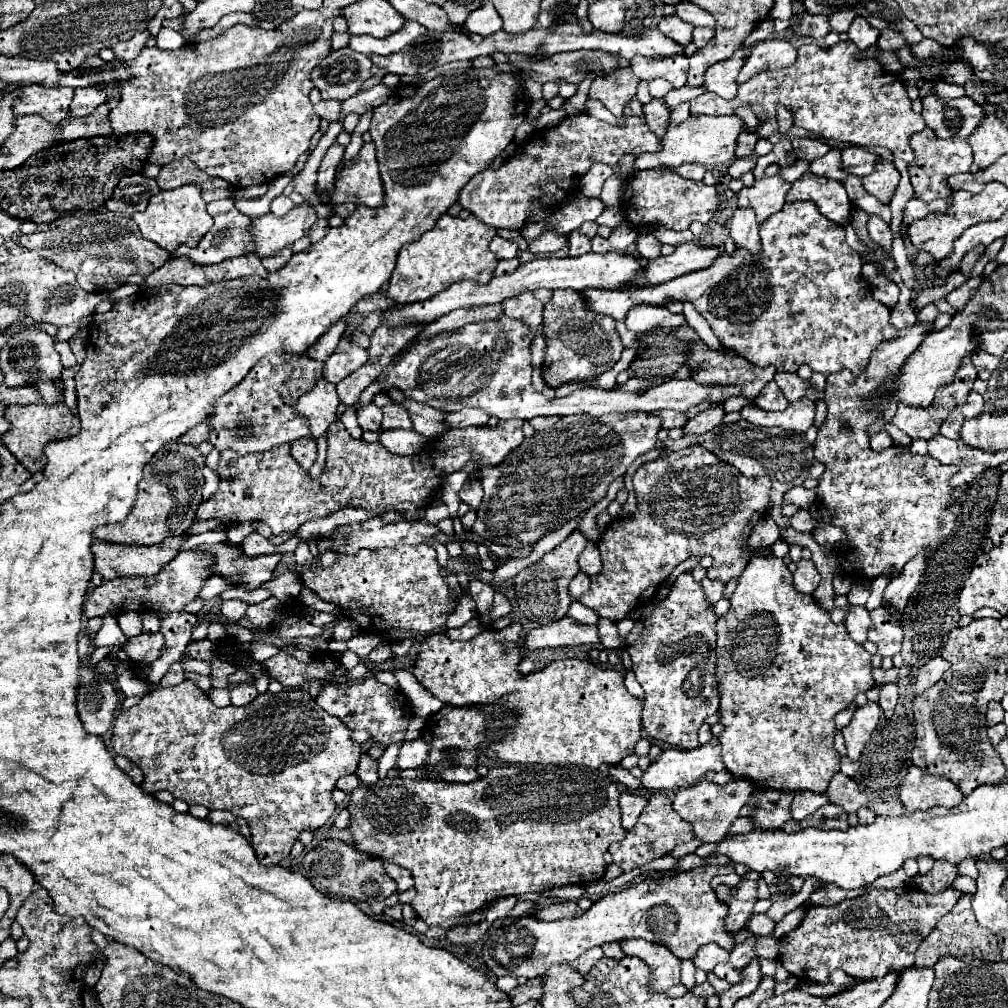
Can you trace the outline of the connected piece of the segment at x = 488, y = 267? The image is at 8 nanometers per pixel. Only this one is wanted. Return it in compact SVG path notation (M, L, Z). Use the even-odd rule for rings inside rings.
M444 215L436 221L436 227L424 233L418 241L412 241L400 249L396 269L390 277L388 299L392 303L414 303L424 301L456 281L488 283L496 267L496 257L488 249L490 239L496 235L496 227L484 225L478 217L450 217Z

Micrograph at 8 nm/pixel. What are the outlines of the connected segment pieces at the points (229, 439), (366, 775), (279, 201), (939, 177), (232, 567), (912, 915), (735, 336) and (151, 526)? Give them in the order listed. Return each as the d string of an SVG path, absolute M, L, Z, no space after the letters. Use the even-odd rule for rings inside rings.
M268 353L236 387L232 387L216 401L216 411L210 415L210 425L214 431L210 443L218 451L234 449L236 453L244 455L268 451L276 445L290 443L300 437L312 437L306 417L296 415L292 403L296 397L300 397L300 393L312 389L316 379L322 377L322 369L324 363L308 357L306 353Z
M366 753L360 757L360 765L356 769L356 775L360 779L360 783L364 785L374 785L378 781L378 767L376 761L370 759Z
M284 195L276 197L276 199L272 201L272 205L270 205L270 211L272 211L276 217L282 217L282 215L290 213L292 209L294 209L294 203L292 203L292 199L290 199L290 197L284 197Z
M924 129L920 133L914 133L910 137L910 145L916 153L914 161L908 163L908 173L910 173L910 181L914 187L914 193L918 199L922 201L932 201L936 197L946 197L950 195L950 189L946 185L946 177L954 175L954 173L968 173L970 165L972 165L972 149L968 145L968 141L962 139L952 139L952 141L940 141L932 129Z
M228 543L218 545L200 545L198 549L208 549L214 555L212 573L226 577L232 583L238 583L246 589L256 589L260 583L270 581L274 567L280 563L280 553L262 555L256 559L246 559L246 555Z
M904 885L896 889L872 889L860 897L846 899L838 907L812 907L806 911L802 923L780 939L780 961L784 969L794 975L796 979L806 979L812 983L828 985L830 973L834 969L842 969L856 979L874 979L884 977L888 971L906 969L914 963L914 951L920 941L934 929L934 925L954 907L960 891L946 889L942 893L926 893L916 885Z
M812 201L786 203L778 213L768 217L760 225L762 255L752 257L748 251L736 249L734 255L720 253L720 257L702 271L686 273L656 287L636 287L624 291L584 289L582 297L592 313L602 313L614 321L624 321L632 305L666 305L666 301L692 303L694 309L710 323L714 335L722 347L734 349L758 367L774 365L778 371L798 371L800 365L808 365L822 375L840 373L844 369L856 373L864 371L870 353L900 331L890 323L890 309L872 297L870 283L860 275L862 257L846 243L842 225L828 221Z
M170 441L144 467L144 477L138 485L138 497L128 517L122 523L100 525L92 535L98 541L120 545L156 545L170 535L182 535L194 523L194 513L202 501L200 493L204 485L204 467L204 457L198 447Z

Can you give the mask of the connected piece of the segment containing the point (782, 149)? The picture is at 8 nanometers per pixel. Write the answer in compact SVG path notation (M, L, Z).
M783 139L780 144L774 146L772 153L758 157L756 167L753 171L755 180L760 180L764 176L764 170L766 167L772 163L778 163L780 167L793 165L797 157L792 150L791 141Z

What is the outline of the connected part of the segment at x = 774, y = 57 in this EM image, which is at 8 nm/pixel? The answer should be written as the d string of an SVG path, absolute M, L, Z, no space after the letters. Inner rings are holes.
M768 39L768 41L756 43L752 45L750 55L746 57L746 63L738 75L738 83L748 81L760 71L786 69L788 65L794 65L794 61L796 61L796 47L788 41Z

